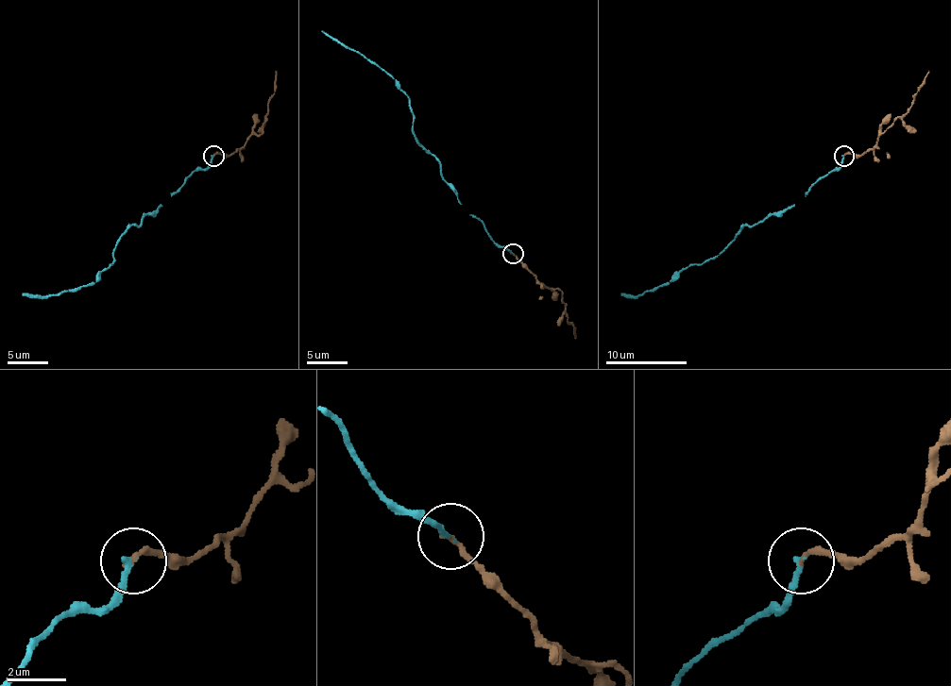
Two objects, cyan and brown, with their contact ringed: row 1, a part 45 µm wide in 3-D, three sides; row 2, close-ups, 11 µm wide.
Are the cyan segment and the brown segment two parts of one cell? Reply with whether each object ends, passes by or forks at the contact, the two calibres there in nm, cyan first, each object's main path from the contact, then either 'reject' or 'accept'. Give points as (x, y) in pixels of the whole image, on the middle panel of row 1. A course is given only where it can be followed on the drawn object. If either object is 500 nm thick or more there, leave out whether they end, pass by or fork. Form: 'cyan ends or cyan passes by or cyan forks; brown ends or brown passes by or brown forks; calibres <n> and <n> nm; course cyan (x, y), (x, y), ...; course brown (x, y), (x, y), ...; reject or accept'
cyan ends; brown ends; calibres 190 and 200 nm; course cyan (513, 253), (500, 246), (460, 202), (441, 175), (439, 161), (416, 138), (407, 95), (389, 75), (322, 30); course brown (513, 253), (534, 277), (561, 293), (575, 338); accept

